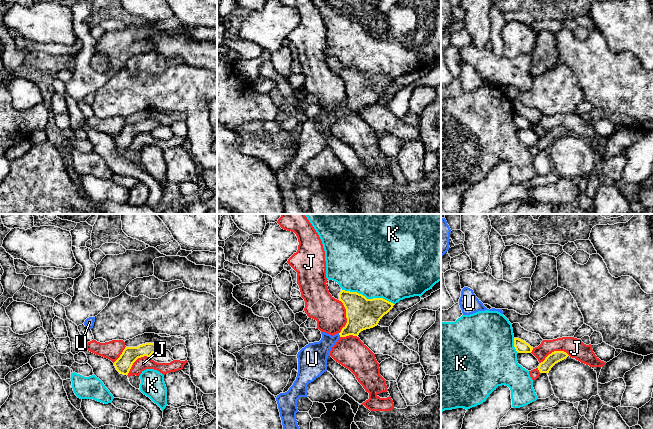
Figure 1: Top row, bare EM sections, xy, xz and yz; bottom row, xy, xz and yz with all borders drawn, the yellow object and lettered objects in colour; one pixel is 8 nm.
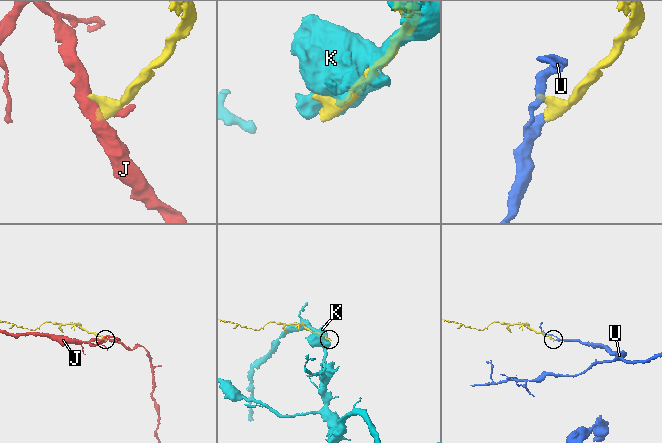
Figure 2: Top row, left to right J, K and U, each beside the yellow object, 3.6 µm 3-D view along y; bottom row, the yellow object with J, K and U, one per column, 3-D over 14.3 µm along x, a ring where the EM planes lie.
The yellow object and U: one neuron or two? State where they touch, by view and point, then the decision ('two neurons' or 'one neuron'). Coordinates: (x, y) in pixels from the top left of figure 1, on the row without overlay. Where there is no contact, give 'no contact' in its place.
meets yellow in xz at (339, 110); one neuron

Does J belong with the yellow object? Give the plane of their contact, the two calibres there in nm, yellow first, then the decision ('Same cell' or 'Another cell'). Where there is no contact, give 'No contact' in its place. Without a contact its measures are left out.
Touches yellow in xz. Thickness 260 nm (yellow) against 260 nm. Another cell

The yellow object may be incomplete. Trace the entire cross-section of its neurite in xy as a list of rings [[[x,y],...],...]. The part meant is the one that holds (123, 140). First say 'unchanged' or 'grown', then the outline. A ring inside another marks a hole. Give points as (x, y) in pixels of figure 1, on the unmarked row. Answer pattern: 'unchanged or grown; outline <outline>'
unchanged; outline [[[145,119],[137,123],[125,123],[120,133],[114,138],[116,146],[123,151],[128,151],[133,139],[141,133],[150,133],[160,123],[154,119]]]

